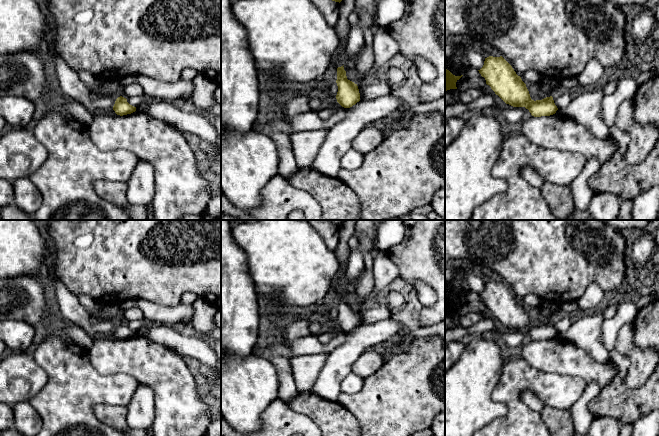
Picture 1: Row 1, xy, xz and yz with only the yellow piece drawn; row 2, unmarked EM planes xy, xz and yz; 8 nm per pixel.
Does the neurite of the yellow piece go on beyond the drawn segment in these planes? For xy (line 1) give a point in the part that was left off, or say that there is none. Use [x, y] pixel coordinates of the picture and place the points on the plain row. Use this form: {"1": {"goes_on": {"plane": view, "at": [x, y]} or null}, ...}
{"1": {"goes_on": null}}

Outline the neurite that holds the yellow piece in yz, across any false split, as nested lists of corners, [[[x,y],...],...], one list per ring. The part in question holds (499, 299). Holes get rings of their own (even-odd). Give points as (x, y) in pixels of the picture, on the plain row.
[[[502,280],[485,282],[483,291],[478,295],[506,328],[525,331],[534,341],[550,340],[558,334],[552,320],[532,324],[526,308]]]

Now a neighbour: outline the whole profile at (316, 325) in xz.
[[[313,319],[309,325],[310,333],[314,336],[320,335],[322,328],[332,329],[337,326],[337,323],[327,319]]]

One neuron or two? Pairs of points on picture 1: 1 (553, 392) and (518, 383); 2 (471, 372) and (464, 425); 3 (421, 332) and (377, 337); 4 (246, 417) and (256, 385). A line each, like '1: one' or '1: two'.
1: one
2: one
3: two
4: one

